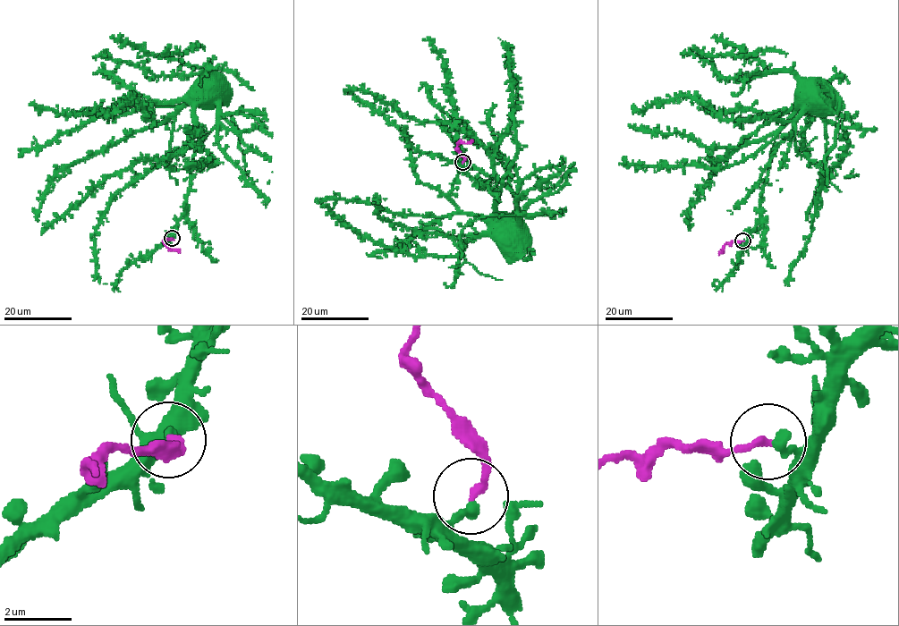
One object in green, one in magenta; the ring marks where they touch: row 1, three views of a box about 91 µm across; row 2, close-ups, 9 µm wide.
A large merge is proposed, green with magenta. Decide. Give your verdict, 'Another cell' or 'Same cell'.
Another cell

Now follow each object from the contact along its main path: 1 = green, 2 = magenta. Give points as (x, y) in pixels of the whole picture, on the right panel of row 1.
1: (743, 241), (746, 241), (759, 217), (760, 198), (775, 132), (798, 104)
2: (742, 241), (727, 242), (718, 254)

